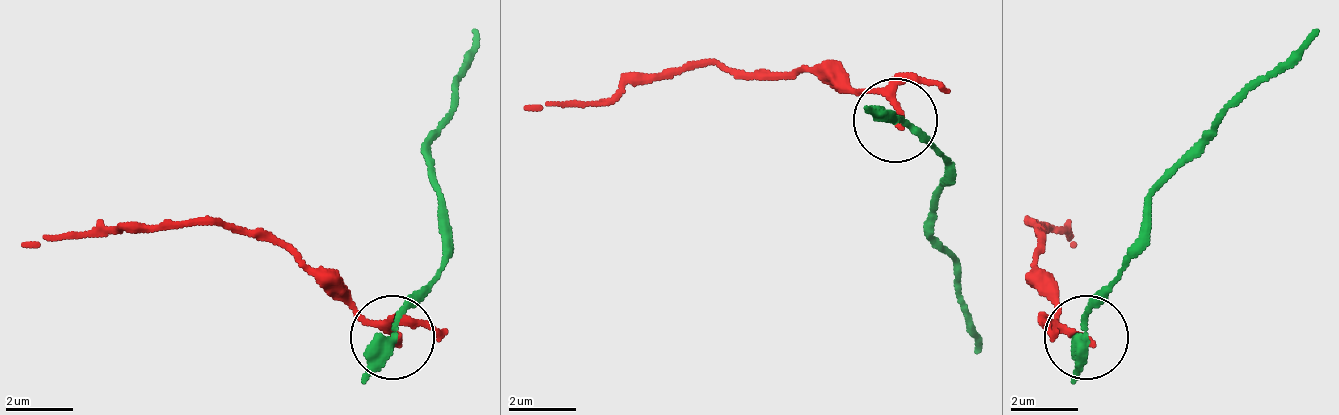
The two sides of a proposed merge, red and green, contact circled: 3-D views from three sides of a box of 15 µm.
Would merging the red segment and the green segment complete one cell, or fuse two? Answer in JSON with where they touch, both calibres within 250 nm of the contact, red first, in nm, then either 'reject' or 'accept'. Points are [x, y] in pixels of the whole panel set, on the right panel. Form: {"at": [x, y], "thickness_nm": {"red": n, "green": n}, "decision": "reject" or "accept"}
{"at": [1086, 337], "thickness_nm": {"red": 160, "green": 320}, "decision": "reject"}

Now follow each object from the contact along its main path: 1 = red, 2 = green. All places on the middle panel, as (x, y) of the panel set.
1: (893, 122), (876, 89), (724, 63), (632, 72), (589, 105), (522, 105)
2: (893, 122), (901, 122), (943, 164), (935, 240), (960, 265), (977, 350)

